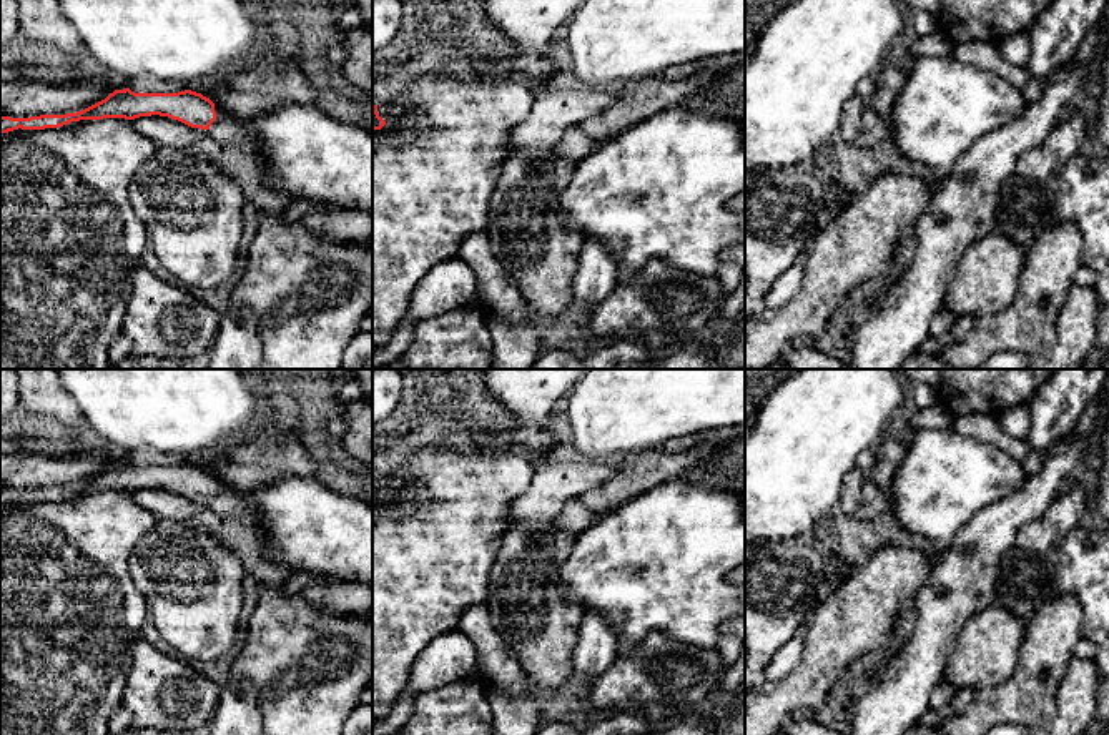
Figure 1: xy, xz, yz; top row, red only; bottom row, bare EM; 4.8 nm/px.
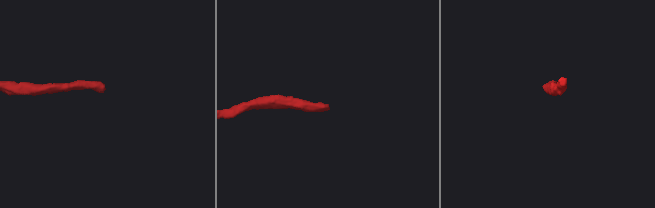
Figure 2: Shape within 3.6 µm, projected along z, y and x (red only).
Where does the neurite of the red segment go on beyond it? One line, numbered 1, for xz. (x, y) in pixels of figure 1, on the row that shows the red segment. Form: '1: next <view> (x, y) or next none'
1: next none

